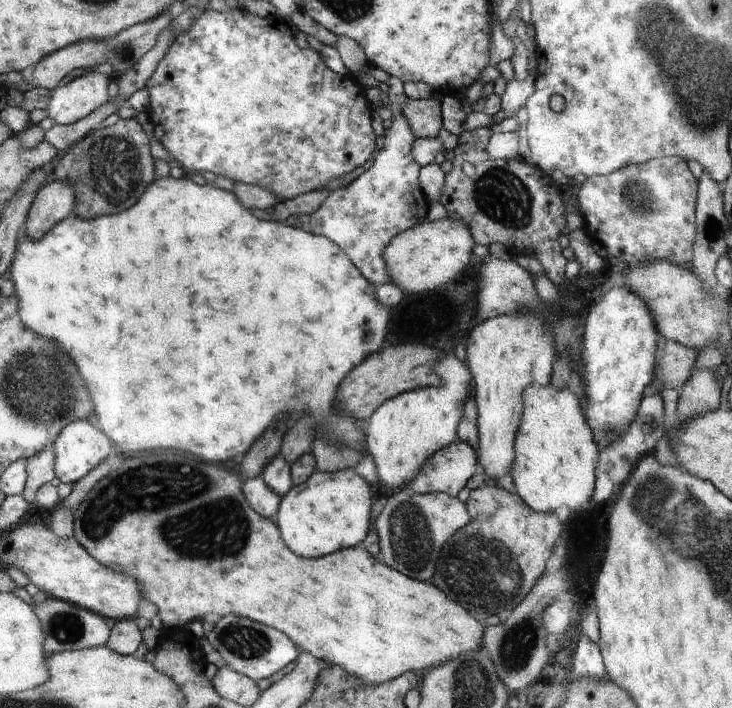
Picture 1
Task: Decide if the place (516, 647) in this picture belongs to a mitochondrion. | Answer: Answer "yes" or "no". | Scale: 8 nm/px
yes

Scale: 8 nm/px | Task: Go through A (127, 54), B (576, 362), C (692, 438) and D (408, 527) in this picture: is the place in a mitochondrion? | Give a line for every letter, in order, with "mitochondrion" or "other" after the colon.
A: other
B: other
C: other
D: mitochondrion

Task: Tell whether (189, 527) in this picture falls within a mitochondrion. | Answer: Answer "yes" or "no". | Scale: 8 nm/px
yes

